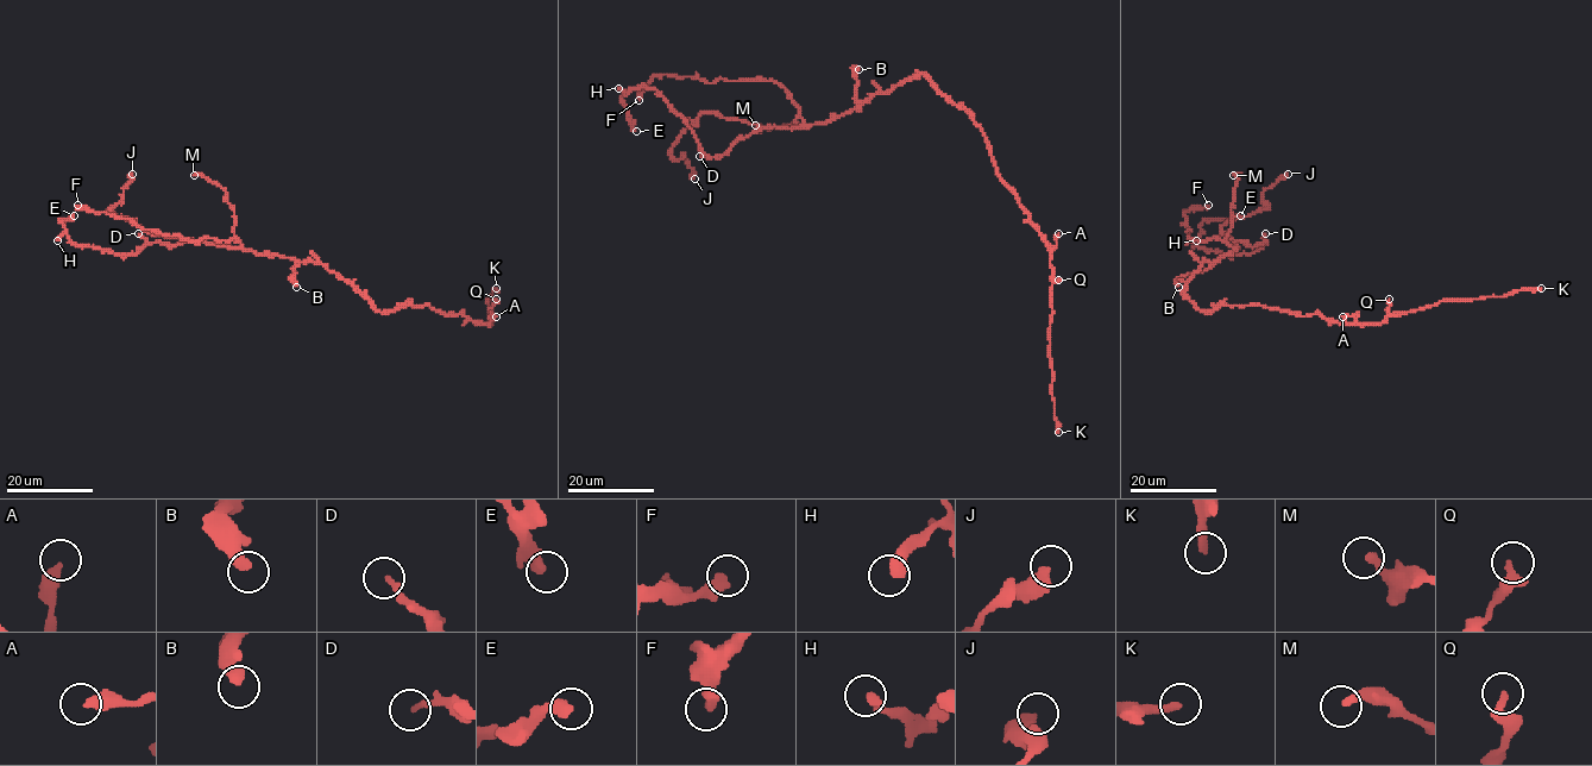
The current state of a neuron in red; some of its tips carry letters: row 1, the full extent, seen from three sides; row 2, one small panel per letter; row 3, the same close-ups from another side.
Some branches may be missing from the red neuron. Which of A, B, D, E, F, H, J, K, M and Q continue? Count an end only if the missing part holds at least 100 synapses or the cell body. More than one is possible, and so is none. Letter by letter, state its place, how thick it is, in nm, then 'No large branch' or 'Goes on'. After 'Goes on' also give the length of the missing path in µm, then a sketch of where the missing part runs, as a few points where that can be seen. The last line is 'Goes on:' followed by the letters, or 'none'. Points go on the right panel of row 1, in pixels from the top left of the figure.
A: Place: (1342, 316). Thickness 400 nm. No large branch
B: Place: (1178, 287). Thickness 440 nm. No large branch
D: Place: (1265, 233). Thickness 170 nm. No large branch
E: Place: (1240, 215). Thickness 360 nm. No large branch
F: Place: (1208, 205). Thickness 440 nm. No large branch
H: Place: (1196, 240). Thickness 360 nm. No large branch
J: Place: (1288, 174). Thickness 500 nm. No large branch
K: Place: (1541, 288). Thickness 240 nm. Goes on. Missing length about 190 µm
M: Place: (1233, 175). Thickness 260 nm. No large branch
Q: Place: (1389, 299). Thickness 320 nm. No large branch
Goes on: K

